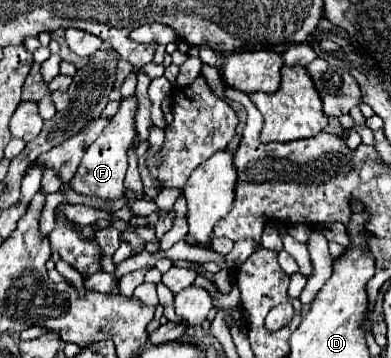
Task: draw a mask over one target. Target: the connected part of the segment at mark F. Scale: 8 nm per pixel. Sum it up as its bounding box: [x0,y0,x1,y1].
[69,97,137,201]

